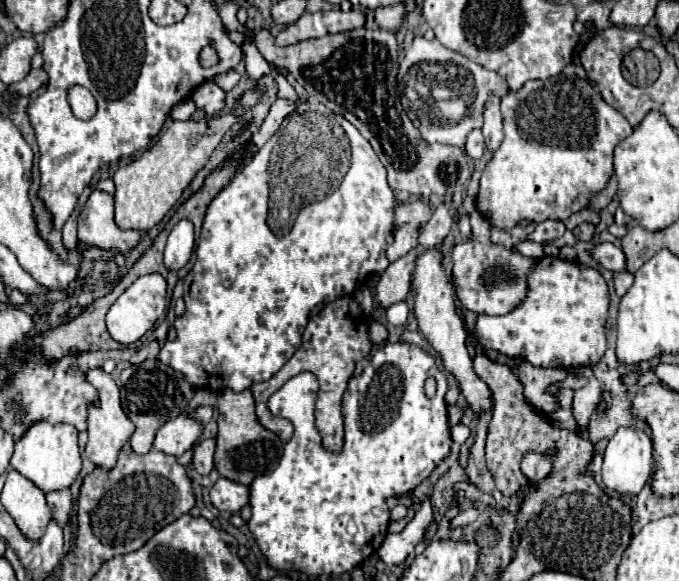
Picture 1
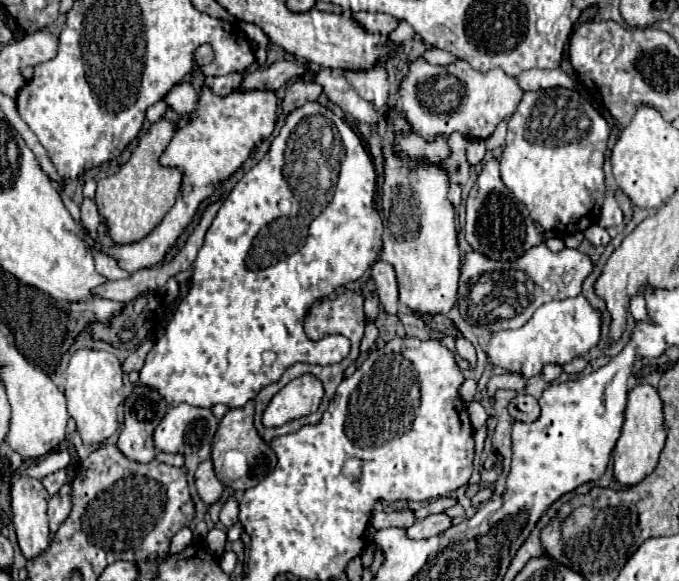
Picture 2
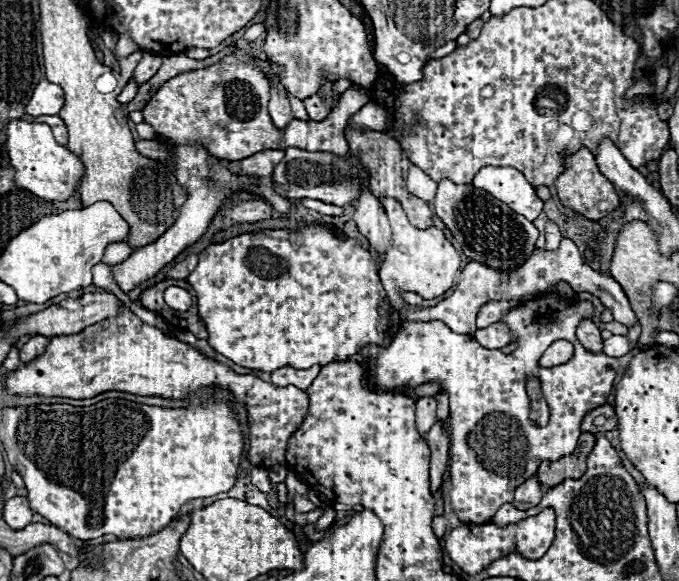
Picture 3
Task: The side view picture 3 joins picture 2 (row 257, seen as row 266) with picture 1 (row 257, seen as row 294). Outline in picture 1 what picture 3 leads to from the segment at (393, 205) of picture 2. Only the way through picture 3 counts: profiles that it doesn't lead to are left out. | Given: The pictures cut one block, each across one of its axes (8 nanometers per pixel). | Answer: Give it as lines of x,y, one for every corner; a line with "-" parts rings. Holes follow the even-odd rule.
426,200
406,202
396,206
396,230
394,230
394,244
388,248
388,260
398,260
406,256
418,242
420,228
428,222
432,210
-
432,248
428,252
424,252
418,260
416,260
416,270
414,270
414,282
412,282
414,290
416,290
416,298
414,298
414,314
418,318
418,326
420,332
424,334
424,338
432,344
432,348
440,354
444,368
458,380
460,384
460,392
468,402
468,408
474,414
486,414
492,410
492,392
488,388
488,384
478,378
478,374
474,372
472,366
472,358
466,350
466,328
462,318
456,314
456,304
454,304
454,290
452,290
452,280
446,276
444,266
442,266
442,256
438,252
438,248

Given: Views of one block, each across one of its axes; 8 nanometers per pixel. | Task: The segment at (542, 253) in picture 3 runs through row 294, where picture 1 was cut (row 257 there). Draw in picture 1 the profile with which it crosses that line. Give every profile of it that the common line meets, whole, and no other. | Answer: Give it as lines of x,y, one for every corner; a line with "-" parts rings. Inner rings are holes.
474,210
470,214
474,240
452,246
452,282
458,300
476,314
500,316
516,308
516,302
524,298
528,286
528,270
532,268
532,258
524,258
520,252
512,252
504,246
490,242
490,222
-
602,242
594,248
592,256
608,270
618,272
618,270
626,270
626,256
622,252
622,248
610,244
610,242

